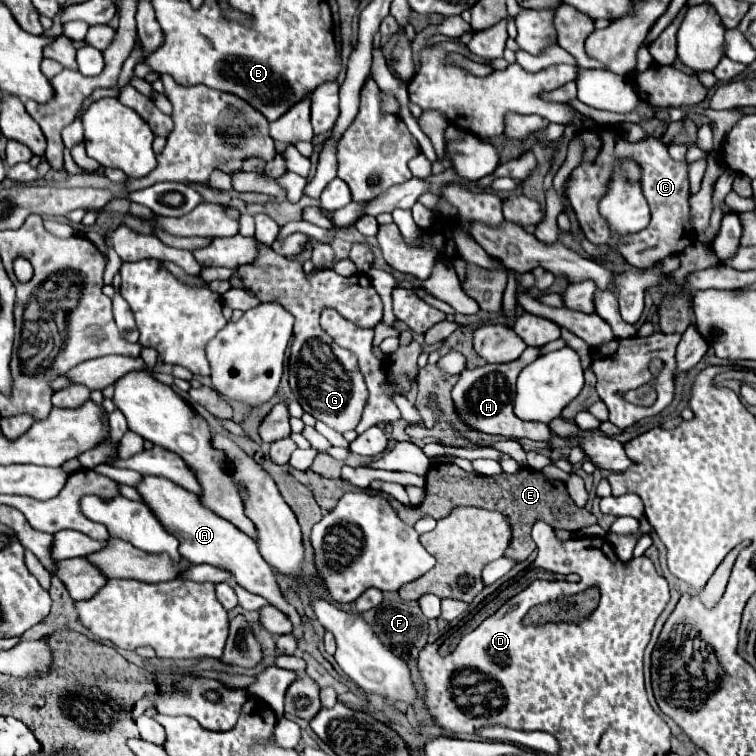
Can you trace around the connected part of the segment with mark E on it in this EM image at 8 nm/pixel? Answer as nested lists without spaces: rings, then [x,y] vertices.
[[[434,464],[426,474],[426,498],[418,508],[404,506],[390,498],[392,508],[400,516],[404,524],[416,524],[418,516],[434,516],[436,520],[448,516],[456,506],[478,506],[488,510],[506,512],[508,520],[512,520],[512,540],[506,548],[506,556],[514,558],[518,562],[526,560],[534,552],[534,540],[530,536],[530,530],[534,522],[544,520],[552,528],[578,532],[580,528],[596,524],[596,516],[588,512],[586,508],[578,508],[572,498],[568,496],[564,482],[548,480],[540,471],[529,467],[522,467],[516,474],[501,473],[493,476],[478,476],[472,472],[466,472],[454,464]]]

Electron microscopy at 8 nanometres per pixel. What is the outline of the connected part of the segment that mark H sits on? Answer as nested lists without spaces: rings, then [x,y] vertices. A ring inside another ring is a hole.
[[[526,348],[520,358],[508,364],[486,364],[482,368],[474,370],[464,370],[458,378],[458,382],[452,388],[452,400],[454,408],[460,416],[460,420],[470,428],[478,430],[484,434],[494,434],[494,436],[504,436],[504,438],[530,438],[530,440],[542,440],[548,442],[552,432],[546,424],[536,424],[536,422],[520,422],[516,420],[512,412],[512,392],[516,388],[516,378],[522,372],[524,366],[534,362],[538,358],[540,348]]]

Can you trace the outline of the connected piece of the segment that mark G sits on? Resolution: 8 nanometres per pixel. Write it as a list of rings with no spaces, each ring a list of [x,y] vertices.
[[[260,248],[258,260],[250,266],[246,264],[244,268],[238,268],[238,274],[242,276],[244,286],[262,302],[278,302],[296,318],[290,354],[290,390],[300,402],[302,410],[336,432],[344,434],[354,430],[366,406],[368,390],[360,368],[356,366],[354,354],[338,348],[338,344],[320,328],[318,318],[324,306],[332,306],[346,320],[362,328],[373,329],[382,316],[382,300],[370,284],[368,276],[358,272],[344,278],[334,270],[320,270],[306,276],[300,262],[278,256],[270,248]]]

